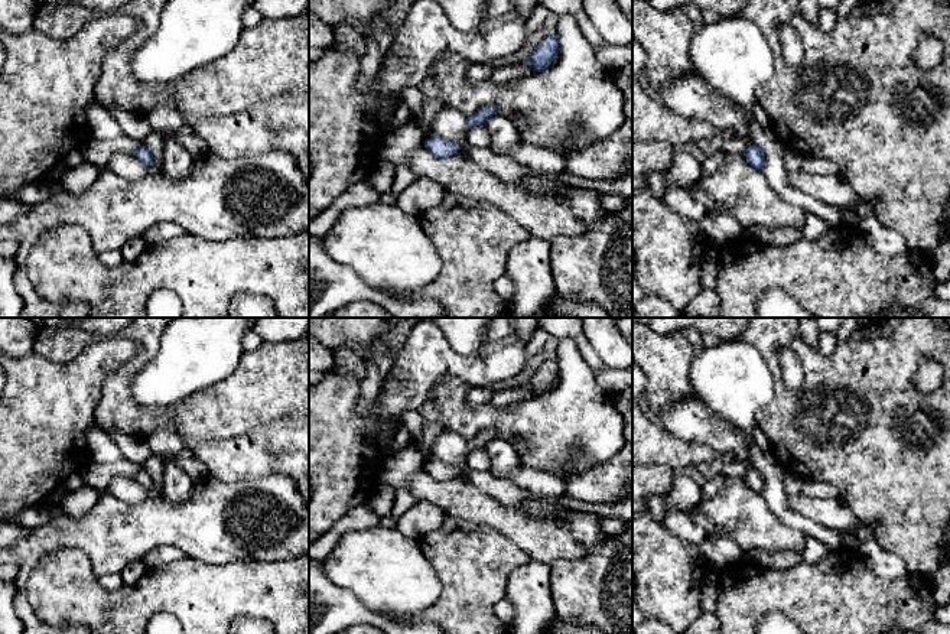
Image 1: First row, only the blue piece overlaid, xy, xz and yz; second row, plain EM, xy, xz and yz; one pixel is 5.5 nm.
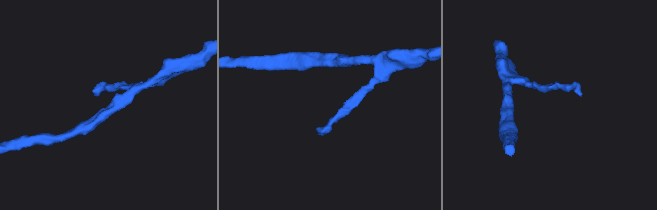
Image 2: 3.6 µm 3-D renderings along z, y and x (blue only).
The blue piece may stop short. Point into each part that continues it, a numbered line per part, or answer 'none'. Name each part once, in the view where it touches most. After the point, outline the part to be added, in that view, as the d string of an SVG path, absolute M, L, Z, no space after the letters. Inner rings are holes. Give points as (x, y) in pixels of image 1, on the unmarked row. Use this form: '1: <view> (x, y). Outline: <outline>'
none

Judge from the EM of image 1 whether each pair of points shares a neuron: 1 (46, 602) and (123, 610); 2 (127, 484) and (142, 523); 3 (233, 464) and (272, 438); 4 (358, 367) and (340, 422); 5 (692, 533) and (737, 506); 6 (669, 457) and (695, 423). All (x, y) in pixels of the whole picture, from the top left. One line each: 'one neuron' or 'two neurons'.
1: one neuron
2: two neurons
3: one neuron
4: two neurons
5: two neurons
6: two neurons

